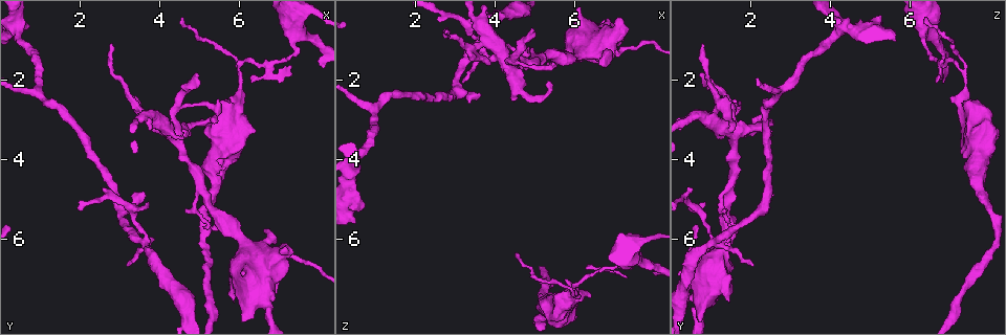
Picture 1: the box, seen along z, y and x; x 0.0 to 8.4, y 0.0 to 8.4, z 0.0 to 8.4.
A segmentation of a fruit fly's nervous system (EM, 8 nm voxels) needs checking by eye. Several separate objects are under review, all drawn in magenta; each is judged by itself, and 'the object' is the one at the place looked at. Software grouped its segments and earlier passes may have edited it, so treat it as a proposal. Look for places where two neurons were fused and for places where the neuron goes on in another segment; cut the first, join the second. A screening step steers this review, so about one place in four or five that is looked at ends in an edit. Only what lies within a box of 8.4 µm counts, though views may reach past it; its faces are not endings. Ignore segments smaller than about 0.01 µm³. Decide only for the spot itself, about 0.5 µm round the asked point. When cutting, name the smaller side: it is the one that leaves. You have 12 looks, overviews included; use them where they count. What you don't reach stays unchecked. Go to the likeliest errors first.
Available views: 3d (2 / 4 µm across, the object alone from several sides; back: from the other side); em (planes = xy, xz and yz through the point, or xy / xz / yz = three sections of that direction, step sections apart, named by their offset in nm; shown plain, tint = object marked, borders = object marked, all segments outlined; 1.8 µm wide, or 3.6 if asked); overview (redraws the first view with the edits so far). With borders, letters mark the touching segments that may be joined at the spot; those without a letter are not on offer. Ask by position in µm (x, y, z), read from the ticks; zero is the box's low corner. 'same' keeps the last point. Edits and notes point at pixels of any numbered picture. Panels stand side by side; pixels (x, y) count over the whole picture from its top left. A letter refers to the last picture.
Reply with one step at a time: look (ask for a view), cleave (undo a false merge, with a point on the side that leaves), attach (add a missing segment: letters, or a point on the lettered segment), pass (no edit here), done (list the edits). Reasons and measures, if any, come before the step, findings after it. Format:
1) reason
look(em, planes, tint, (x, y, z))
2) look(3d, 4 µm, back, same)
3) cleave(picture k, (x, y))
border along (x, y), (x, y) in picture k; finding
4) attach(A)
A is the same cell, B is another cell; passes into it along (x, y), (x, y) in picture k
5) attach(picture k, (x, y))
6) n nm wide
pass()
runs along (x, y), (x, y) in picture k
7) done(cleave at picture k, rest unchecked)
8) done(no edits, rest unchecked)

calibre changes
look(em, xz, step 8, tint, (7.40, 6.45, 1.20))

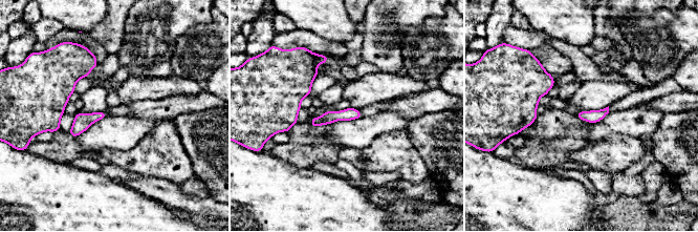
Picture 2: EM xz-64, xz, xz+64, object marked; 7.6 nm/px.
look(em, planes, borders, same)

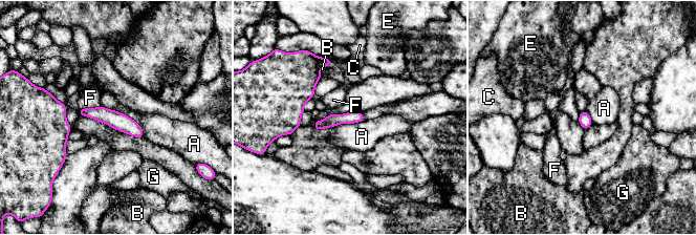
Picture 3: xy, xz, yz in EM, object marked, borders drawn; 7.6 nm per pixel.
100 nm wide
pass()
A, B, C, E, F and G are other cells; one neuron here

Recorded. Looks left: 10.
abrupt turn
look(3d, 4 µm, (5.35, 3.85, 7.70))

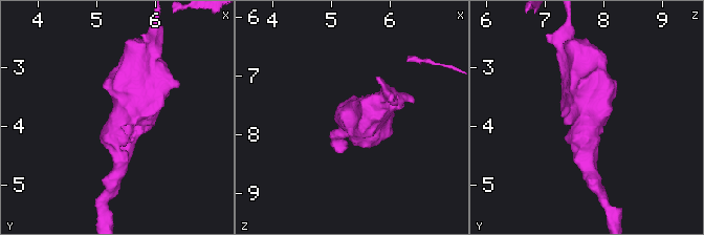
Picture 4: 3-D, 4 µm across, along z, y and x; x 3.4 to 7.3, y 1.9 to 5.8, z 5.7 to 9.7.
look(em, 3.6 µm, planes, borders, (5.35, 3.90, 7.70))

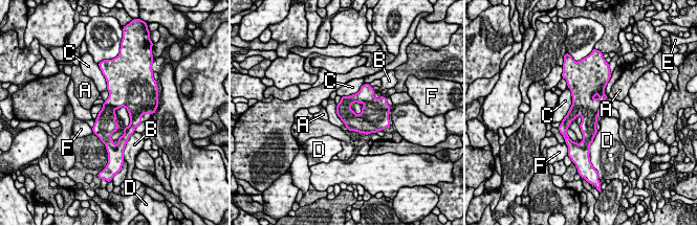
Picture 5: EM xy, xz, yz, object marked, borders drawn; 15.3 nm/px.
C touches over 600 nm
pass()
A, B, C, D, E and F are other cells; border along (107, 89), (108, 96), (104, 100) in picture 5; all the same neuron

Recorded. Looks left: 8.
two arms in line, one across
look(em, xy, step 8, tint, (3.65, 6.05, 1.05))

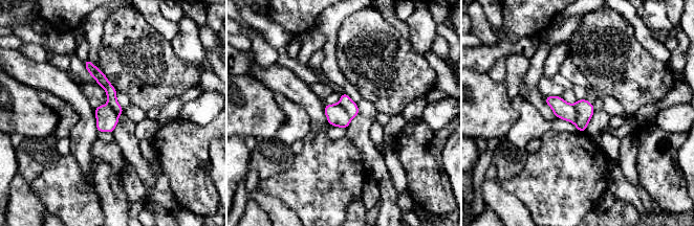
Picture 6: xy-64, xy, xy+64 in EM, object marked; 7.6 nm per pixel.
cut it another way
look(em, planes, tint, same)

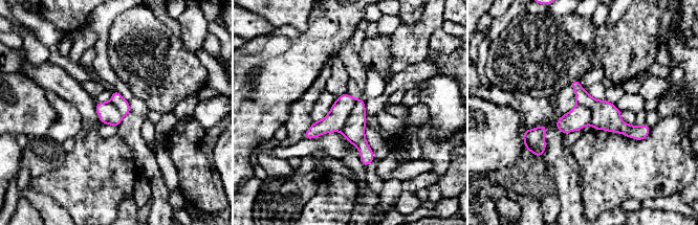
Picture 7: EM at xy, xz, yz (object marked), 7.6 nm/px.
look(em, planes, borders, same)

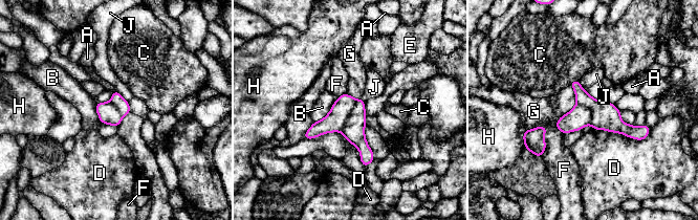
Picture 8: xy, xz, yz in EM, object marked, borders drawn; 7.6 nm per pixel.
D touches over 440 nm
cleave(picture 8, (353, 130))
A, B, C, D, E, F, G, H and J are other cells; border along (356, 100), (351, 113), (340, 131) in picture 8; two neurons meet here

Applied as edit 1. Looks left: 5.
look(overview)

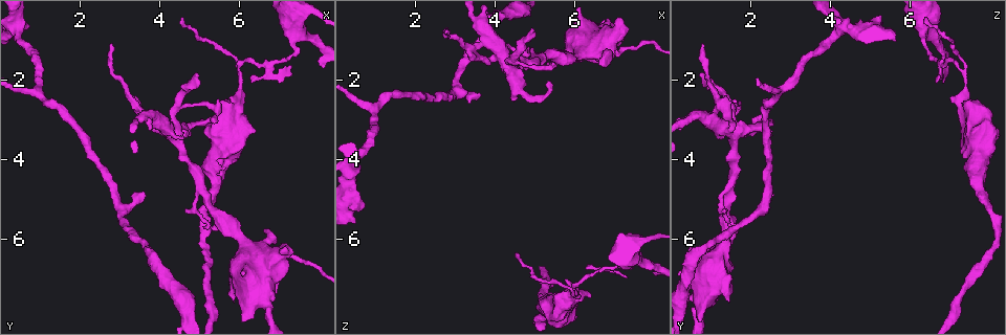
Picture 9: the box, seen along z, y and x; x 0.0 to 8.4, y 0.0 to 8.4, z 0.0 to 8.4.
thick turns thin
look(em, xz, step 4, tint, (3.45, 2.70, 1.25))

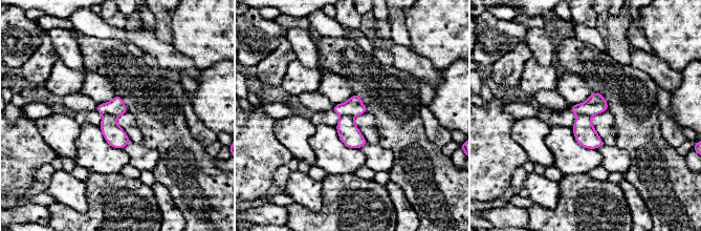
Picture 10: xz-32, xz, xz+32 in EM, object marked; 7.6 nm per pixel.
look(em, xz, step 4, borders, same)

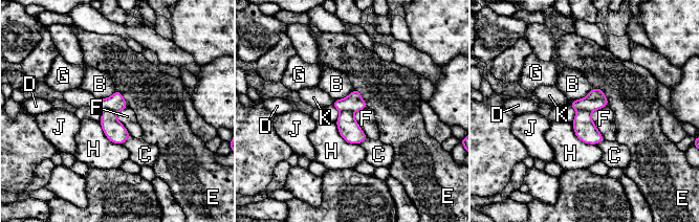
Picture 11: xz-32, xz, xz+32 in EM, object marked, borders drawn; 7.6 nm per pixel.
160 nm wide
cleave(picture 11, (115, 103))
B, C, D, E, F, G, H, J and K are other cells; border along (103, 110), (113, 110), (116, 112) in picture 11; two neurons meet here

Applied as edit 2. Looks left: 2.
look(overview)

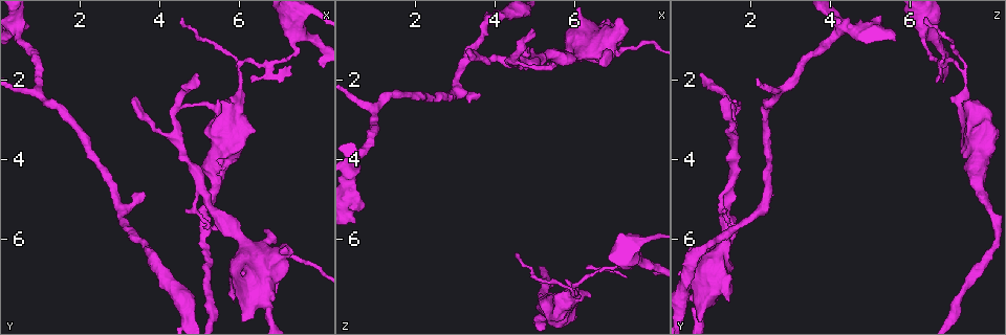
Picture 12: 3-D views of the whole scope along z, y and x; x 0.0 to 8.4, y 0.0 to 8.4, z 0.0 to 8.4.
branch point
look(em, planes, borders, (5.95, 1.75, 7.40))

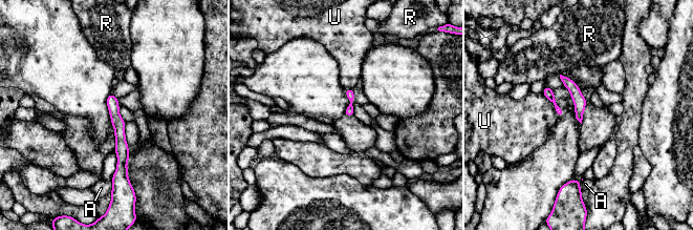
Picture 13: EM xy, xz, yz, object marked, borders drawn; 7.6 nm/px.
pass()
A, R and U are other cells; border along (541, 92), (553, 104), (558, 116) in picture 13; one neuron here

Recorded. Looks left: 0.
done(cleave at picture 8, cleave at picture 11, rest unchecked)

